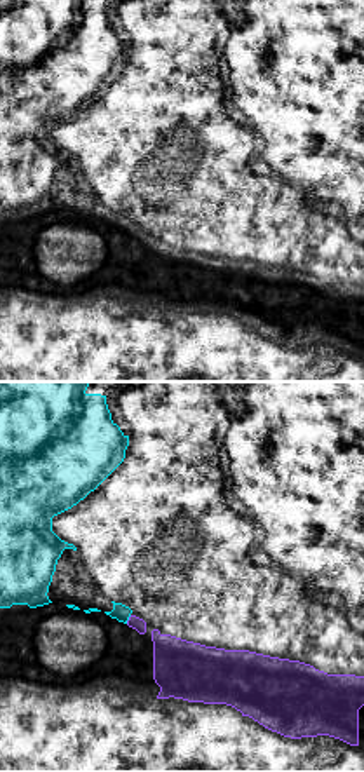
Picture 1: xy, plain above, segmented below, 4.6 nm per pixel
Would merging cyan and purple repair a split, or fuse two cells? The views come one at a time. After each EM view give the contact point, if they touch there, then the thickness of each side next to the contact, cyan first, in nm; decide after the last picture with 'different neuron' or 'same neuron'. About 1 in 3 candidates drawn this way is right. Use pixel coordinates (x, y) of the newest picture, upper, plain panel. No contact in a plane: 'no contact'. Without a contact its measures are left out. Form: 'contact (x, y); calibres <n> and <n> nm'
contact (128, 229); calibres 80 and 60 nm

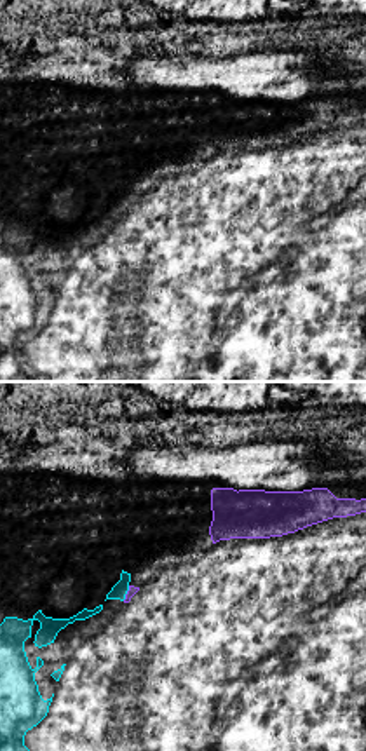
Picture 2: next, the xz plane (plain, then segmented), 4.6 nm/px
contact (126, 202); calibres 70 and 40 nm

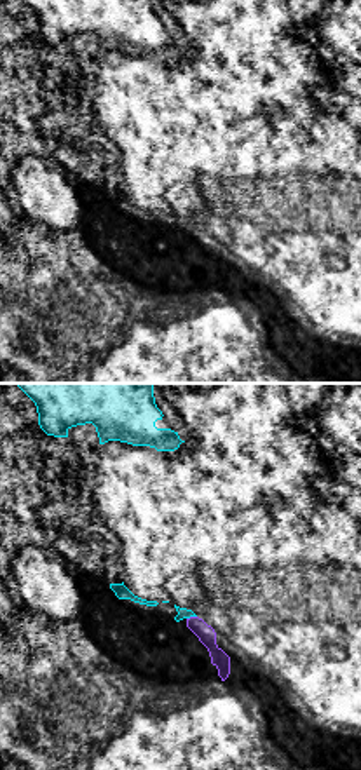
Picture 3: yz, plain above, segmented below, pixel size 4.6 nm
contact (190, 225); calibres 50 and 90 nm

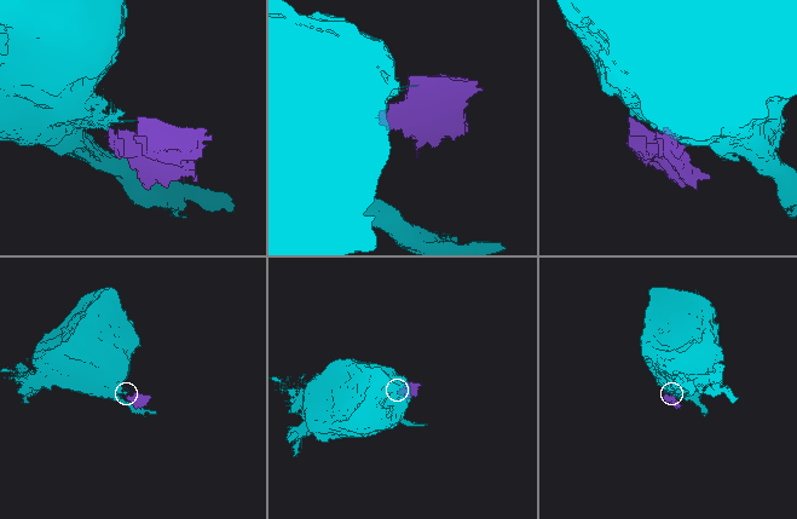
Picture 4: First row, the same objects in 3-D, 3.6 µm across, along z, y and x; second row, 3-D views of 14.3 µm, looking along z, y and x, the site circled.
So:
different neuron

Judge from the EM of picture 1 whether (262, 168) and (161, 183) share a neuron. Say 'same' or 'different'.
different

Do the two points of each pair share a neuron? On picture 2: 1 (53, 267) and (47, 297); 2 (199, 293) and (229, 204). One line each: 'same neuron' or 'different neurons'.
1: same neuron
2: same neuron

